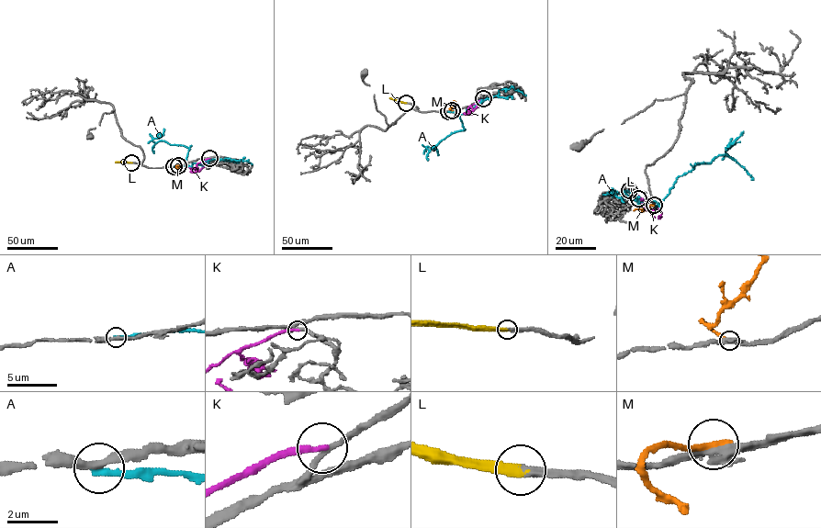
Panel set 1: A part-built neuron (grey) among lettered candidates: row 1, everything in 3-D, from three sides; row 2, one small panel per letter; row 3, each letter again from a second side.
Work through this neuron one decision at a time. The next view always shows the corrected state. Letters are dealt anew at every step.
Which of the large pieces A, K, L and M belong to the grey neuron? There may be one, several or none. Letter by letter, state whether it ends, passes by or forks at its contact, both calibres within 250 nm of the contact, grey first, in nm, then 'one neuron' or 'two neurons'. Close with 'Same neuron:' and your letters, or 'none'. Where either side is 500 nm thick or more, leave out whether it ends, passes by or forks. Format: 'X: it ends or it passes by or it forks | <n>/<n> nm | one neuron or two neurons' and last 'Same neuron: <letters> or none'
A: it ends | 260/280 nm | two neurons
K: it ends | 220/240 nm | two neurons
L: it ends | 300/320 nm | one neuron
M: it ends | 400/320 nm | two neurons
Same neuron: L

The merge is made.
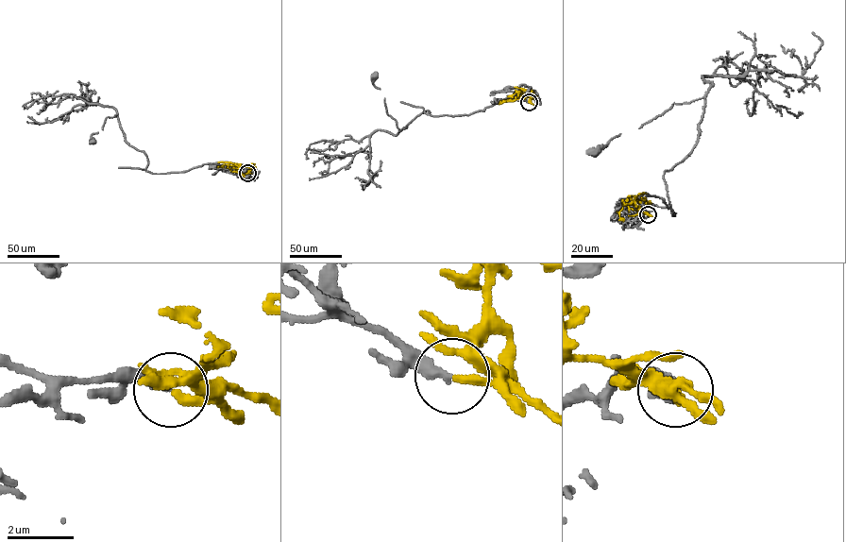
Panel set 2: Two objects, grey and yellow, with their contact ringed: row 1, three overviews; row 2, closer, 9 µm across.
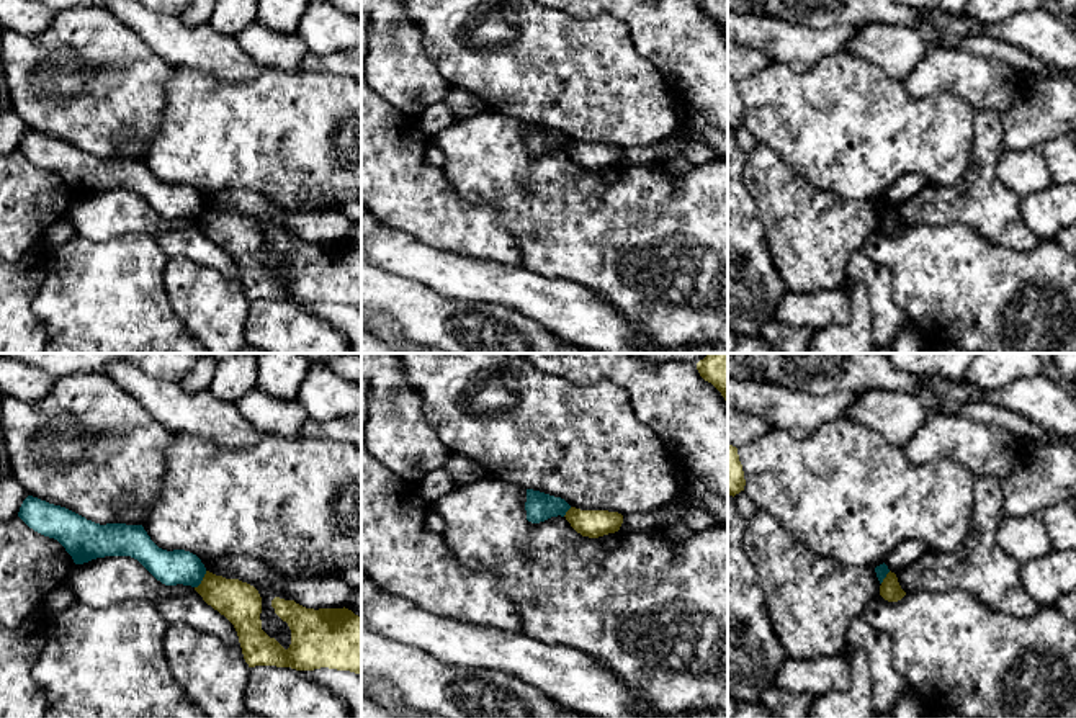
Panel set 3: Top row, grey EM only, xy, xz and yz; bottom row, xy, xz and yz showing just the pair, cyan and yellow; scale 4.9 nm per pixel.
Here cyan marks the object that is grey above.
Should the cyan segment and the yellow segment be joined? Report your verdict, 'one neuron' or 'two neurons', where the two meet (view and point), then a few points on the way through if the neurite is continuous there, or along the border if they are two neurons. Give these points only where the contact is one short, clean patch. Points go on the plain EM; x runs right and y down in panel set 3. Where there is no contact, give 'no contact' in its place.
two neurons | xy (201, 213) | along xy (206, 205), (195, 221)

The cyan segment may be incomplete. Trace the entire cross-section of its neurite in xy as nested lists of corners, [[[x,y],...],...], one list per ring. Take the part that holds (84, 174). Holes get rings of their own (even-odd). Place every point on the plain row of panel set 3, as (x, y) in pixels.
[[[33,129],[23,134],[18,150],[34,165],[57,173],[75,198],[105,190],[131,190],[165,219],[198,221],[206,208],[196,188],[159,182],[142,159],[100,159]]]

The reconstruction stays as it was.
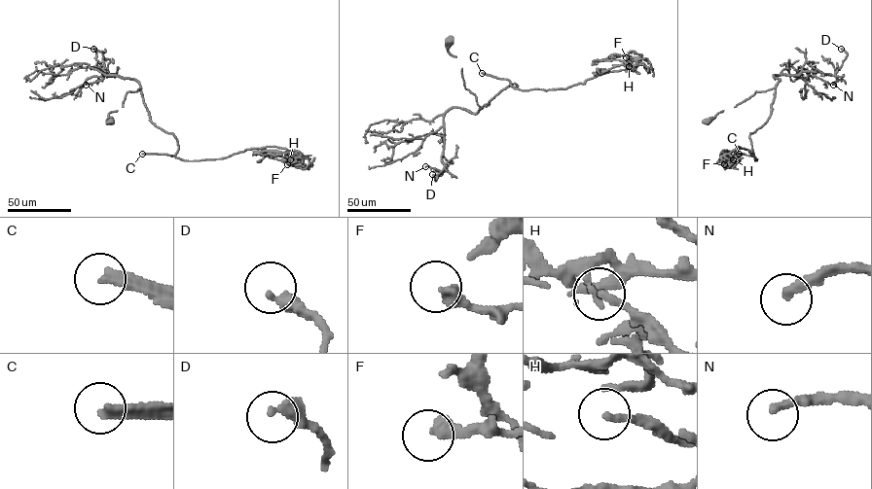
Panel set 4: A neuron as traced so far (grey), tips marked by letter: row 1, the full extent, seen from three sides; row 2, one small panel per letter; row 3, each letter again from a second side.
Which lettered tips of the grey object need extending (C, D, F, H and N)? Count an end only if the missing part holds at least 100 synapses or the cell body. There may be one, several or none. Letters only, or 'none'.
C

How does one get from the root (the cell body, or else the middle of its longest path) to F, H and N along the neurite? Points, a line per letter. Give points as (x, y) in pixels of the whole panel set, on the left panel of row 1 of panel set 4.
F: (110, 122), (126, 93), (140, 87), (151, 122), (176, 139), (176, 157), (275, 147), (304, 158), (287, 164)
H: (110, 122), (126, 93), (140, 87), (151, 122), (176, 139), (176, 157), (260, 148), (290, 159)
N: (110, 122), (108, 114), (123, 107), (126, 93), (137, 91), (140, 84), (104, 71), (101, 80), (86, 85)

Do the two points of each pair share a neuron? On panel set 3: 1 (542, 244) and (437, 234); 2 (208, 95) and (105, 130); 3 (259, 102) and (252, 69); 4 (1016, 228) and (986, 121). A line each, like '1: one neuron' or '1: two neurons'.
1: two neurons
2: two neurons
3: two neurons
4: one neuron

